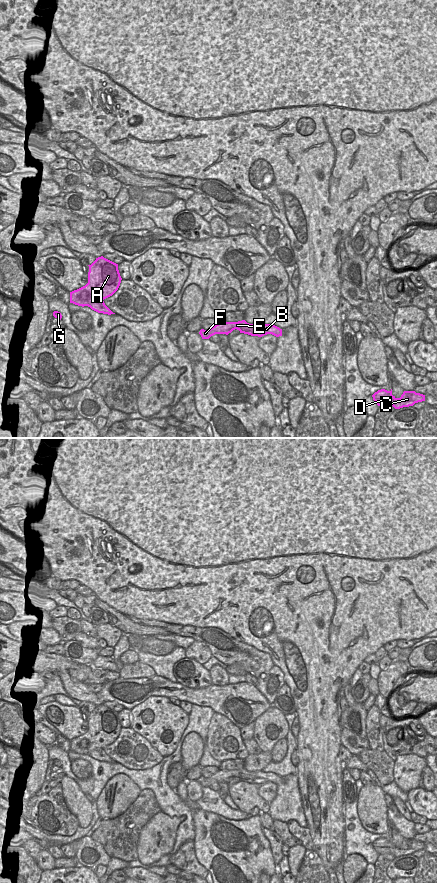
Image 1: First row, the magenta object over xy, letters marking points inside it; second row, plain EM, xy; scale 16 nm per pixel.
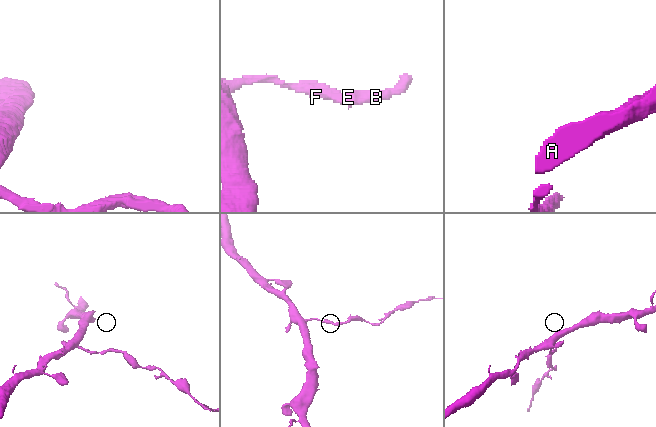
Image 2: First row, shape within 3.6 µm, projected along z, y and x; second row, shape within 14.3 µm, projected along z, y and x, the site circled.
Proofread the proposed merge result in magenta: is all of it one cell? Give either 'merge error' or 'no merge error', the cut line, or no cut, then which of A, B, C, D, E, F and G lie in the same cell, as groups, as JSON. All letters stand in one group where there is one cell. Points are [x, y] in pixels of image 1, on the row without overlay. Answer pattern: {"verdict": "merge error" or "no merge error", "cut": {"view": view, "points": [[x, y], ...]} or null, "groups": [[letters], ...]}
{"verdict": "merge error", "cut": {"view": "xy", "points": [[102, 748], [96, 748], [88, 754]]}, "groups": [["A", "G"], ["B", "C", "D", "E", "F"]]}

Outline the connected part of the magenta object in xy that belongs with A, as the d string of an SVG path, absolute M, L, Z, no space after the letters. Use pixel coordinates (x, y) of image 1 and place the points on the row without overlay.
M103 704L89 714L88 731L70 740L70 751L78 754L88 754L98 748L104 748L112 744L119 736L121 724L118 712Z

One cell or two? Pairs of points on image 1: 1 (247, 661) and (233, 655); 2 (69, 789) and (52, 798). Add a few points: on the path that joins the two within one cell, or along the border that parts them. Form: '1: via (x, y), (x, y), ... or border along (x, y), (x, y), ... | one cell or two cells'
1: via (244, 658), (241, 655), (236, 655) | one cell
2: border along (60, 782), (63, 801), (72, 814) | two cells

